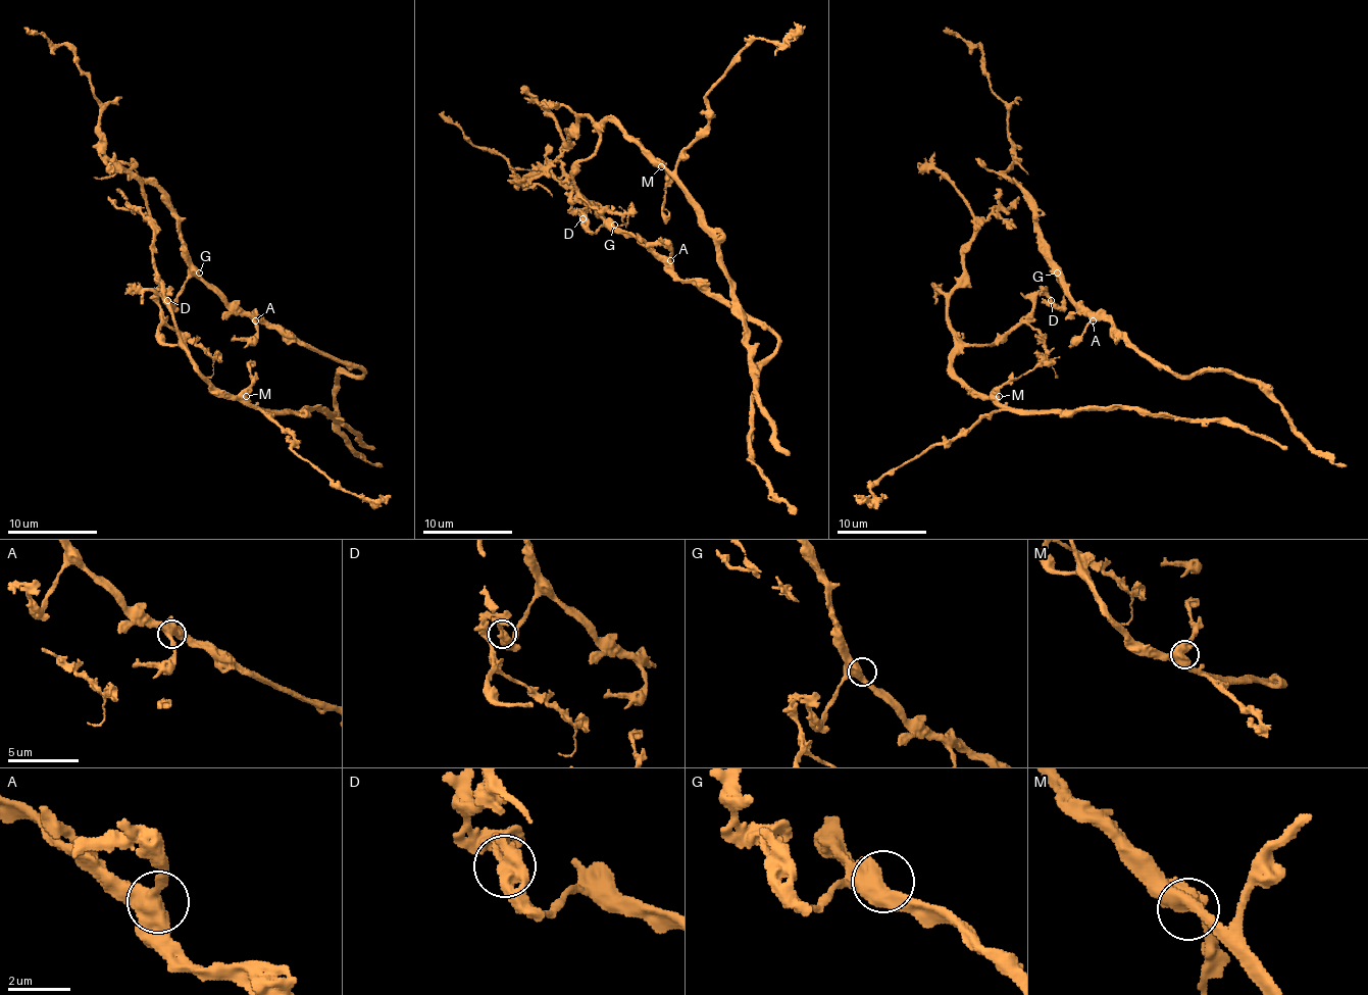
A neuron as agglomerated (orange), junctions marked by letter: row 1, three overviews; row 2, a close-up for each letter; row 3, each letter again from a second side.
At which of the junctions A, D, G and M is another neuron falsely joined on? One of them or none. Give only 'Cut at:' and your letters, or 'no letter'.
Cut at: D

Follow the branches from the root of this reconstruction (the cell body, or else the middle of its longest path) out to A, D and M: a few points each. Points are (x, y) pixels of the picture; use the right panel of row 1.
A: (1036, 300), (1036, 295), (1044, 291), (1059, 306), (1061, 304), (1063, 291), (1059, 276), (1063, 289), (1093, 320)
D: (1036, 300), (1041, 291), (1050, 300)
M: (1036, 300), (1034, 306), (997, 345), (967, 345), (954, 358), (952, 369), (971, 390), (988, 396), (999, 396)

